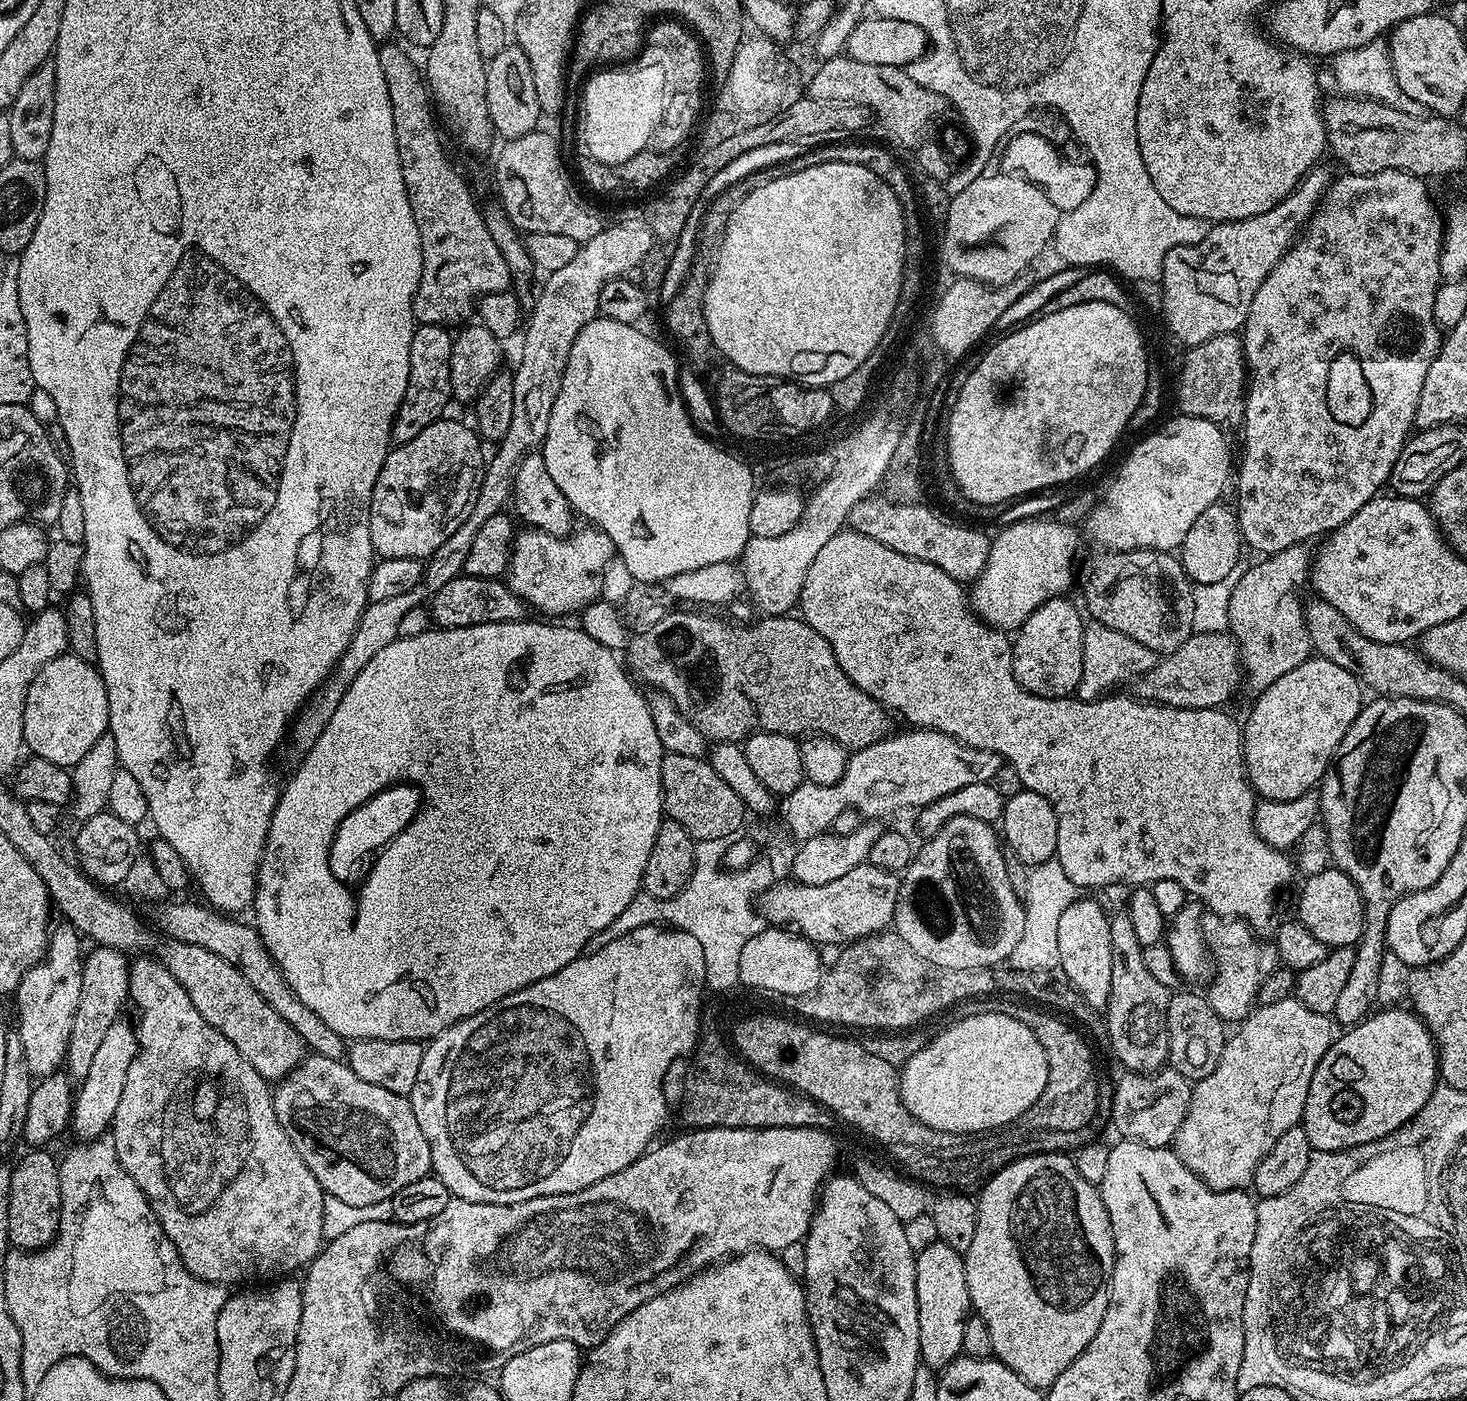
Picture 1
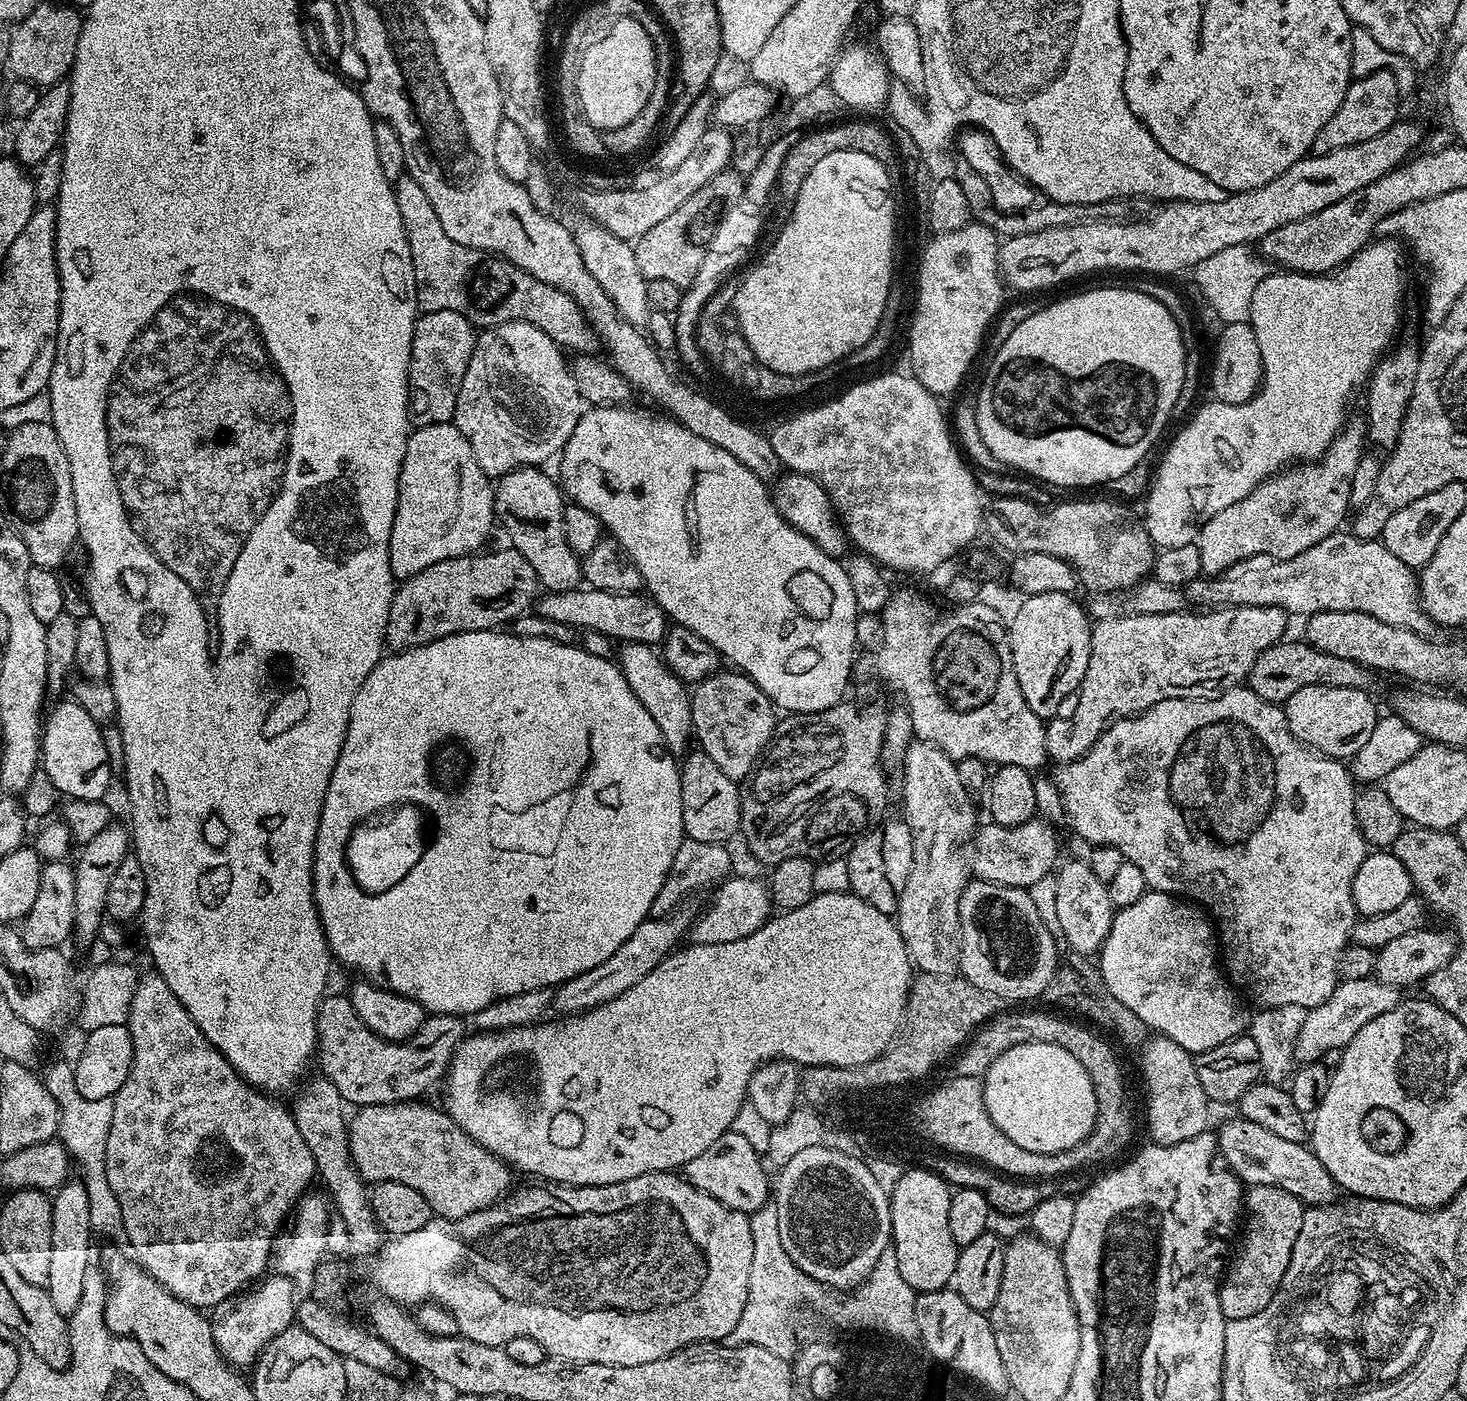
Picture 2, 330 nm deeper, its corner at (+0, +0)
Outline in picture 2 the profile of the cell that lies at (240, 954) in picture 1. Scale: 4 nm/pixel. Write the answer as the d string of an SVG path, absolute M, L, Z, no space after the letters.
M325 995L318 1006L316 1015L316 1054L315 1059L320 1060L323 1079L334 1082L338 1094L344 1099L345 1105L363 1106L366 1104L402 1104L415 1101L423 1092L428 1092L436 1083L445 1079L448 1064L452 1055L456 1053L457 1046L466 1035L465 1021L459 1016L429 1015L424 1024L408 1039L407 1042L399 1040L384 1040L354 1010L351 999L347 995Z

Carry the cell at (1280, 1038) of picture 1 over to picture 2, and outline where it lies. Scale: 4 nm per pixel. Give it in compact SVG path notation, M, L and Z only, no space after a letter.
M1375 978L1340 980L1334 994L1330 994L1326 1002L1322 1002L1317 1008L1308 1009L1308 1017L1302 1024L1302 1030L1298 1030L1296 1039L1297 1061L1316 1062L1324 1058L1327 1052L1343 1050L1354 1038L1354 1034L1358 1034L1358 1030L1366 1026L1366 1022L1378 1018L1378 1014L1386 1014L1386 1010L1398 1006L1401 999L1401 989L1383 984Z

